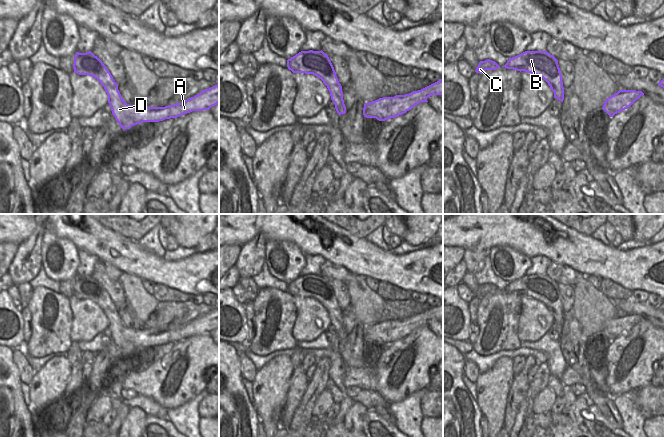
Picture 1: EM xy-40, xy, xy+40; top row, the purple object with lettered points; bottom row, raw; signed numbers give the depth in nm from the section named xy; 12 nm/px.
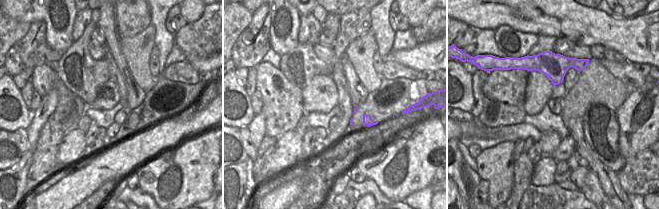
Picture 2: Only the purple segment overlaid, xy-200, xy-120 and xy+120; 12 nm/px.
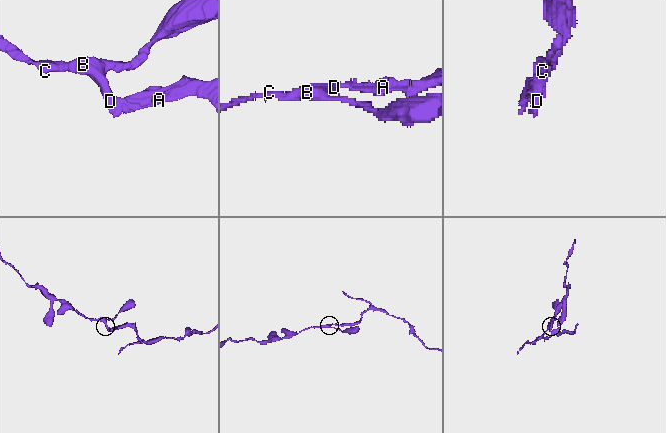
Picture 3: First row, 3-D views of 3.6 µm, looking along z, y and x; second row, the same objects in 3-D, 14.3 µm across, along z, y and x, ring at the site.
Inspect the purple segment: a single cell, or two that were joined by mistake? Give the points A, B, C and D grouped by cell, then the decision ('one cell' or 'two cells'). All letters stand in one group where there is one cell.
A B C D | one cell

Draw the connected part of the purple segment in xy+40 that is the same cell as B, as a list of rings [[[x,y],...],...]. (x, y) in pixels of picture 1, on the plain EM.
[[[546,274],[525,275],[509,282],[502,291],[520,296],[525,295],[543,302],[554,316],[554,322],[563,326],[565,312],[563,311],[558,284]]]

